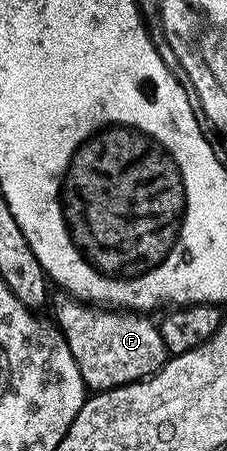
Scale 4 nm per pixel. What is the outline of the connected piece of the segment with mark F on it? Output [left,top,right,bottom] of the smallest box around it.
[54,291,169,391]

